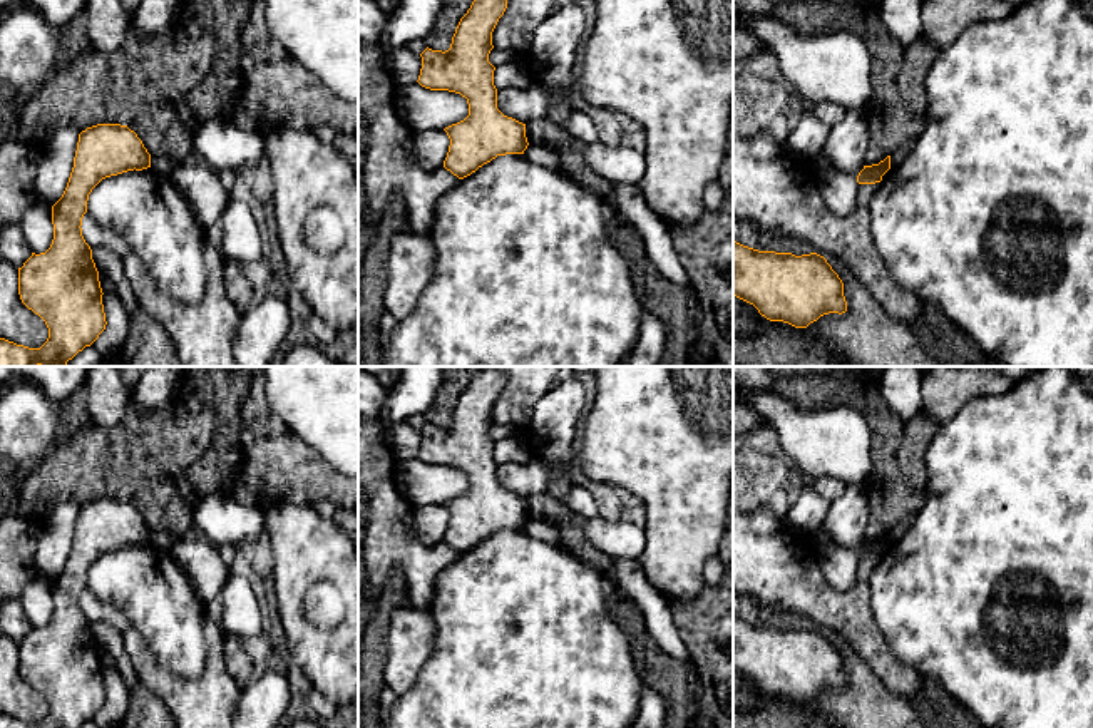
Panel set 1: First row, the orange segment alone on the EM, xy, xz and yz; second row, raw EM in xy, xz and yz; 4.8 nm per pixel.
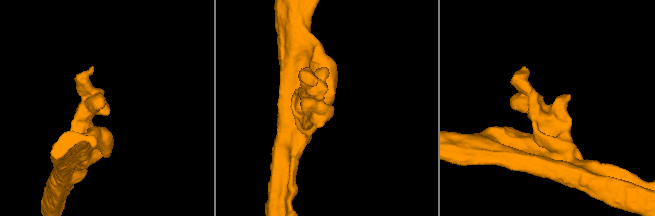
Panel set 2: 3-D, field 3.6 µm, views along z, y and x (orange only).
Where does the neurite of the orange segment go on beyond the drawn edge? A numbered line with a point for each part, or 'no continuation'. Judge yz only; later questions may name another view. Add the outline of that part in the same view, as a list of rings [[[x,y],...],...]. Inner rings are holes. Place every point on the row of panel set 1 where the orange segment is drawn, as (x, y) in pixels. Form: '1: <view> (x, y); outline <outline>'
no continuation

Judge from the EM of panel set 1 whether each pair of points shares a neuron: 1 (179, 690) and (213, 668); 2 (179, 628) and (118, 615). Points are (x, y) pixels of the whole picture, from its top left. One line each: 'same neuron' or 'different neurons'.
1: same neuron
2: different neurons

